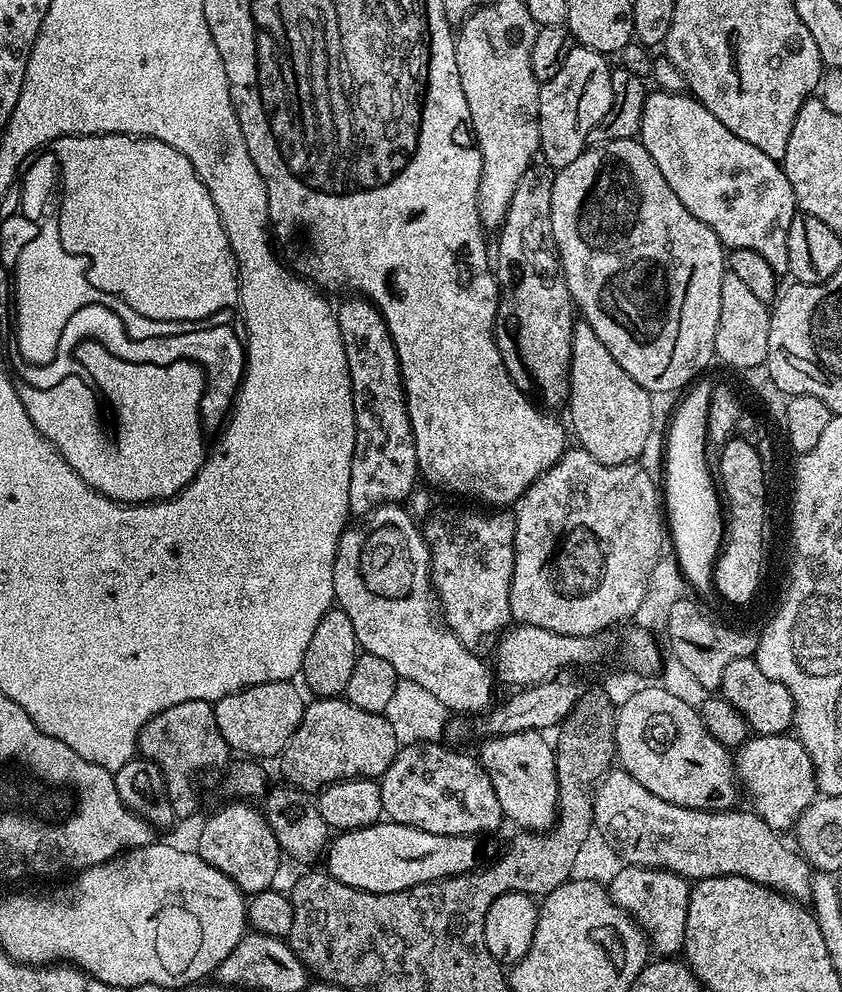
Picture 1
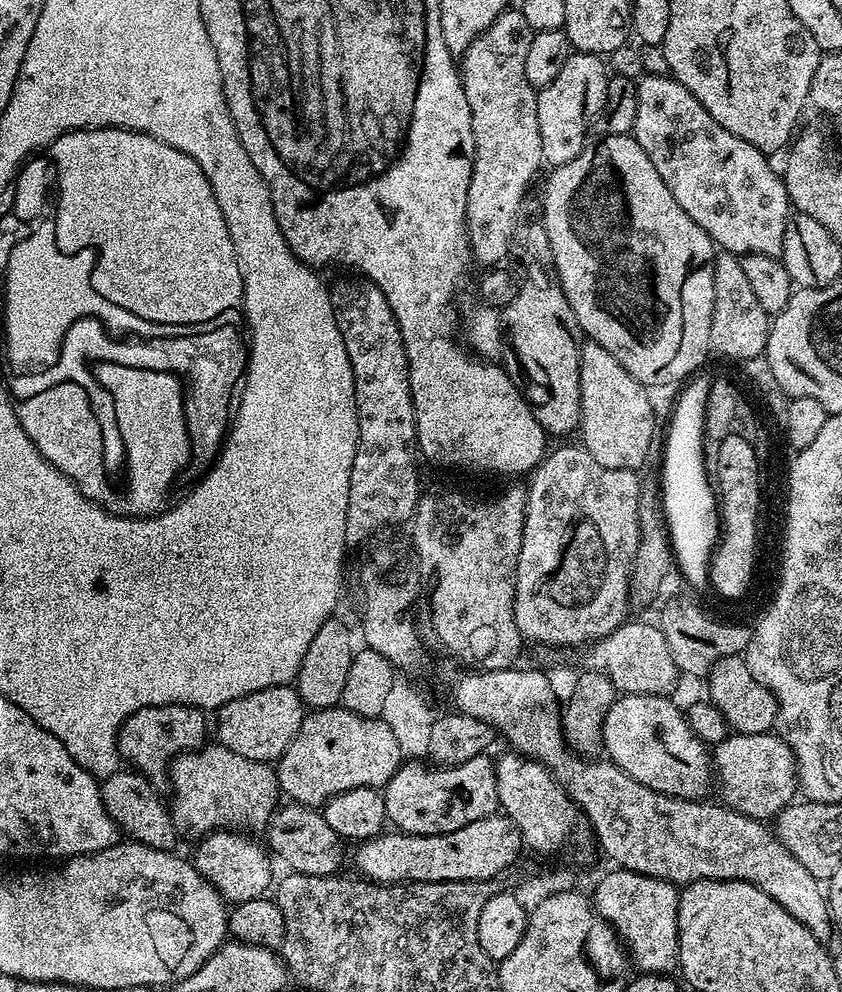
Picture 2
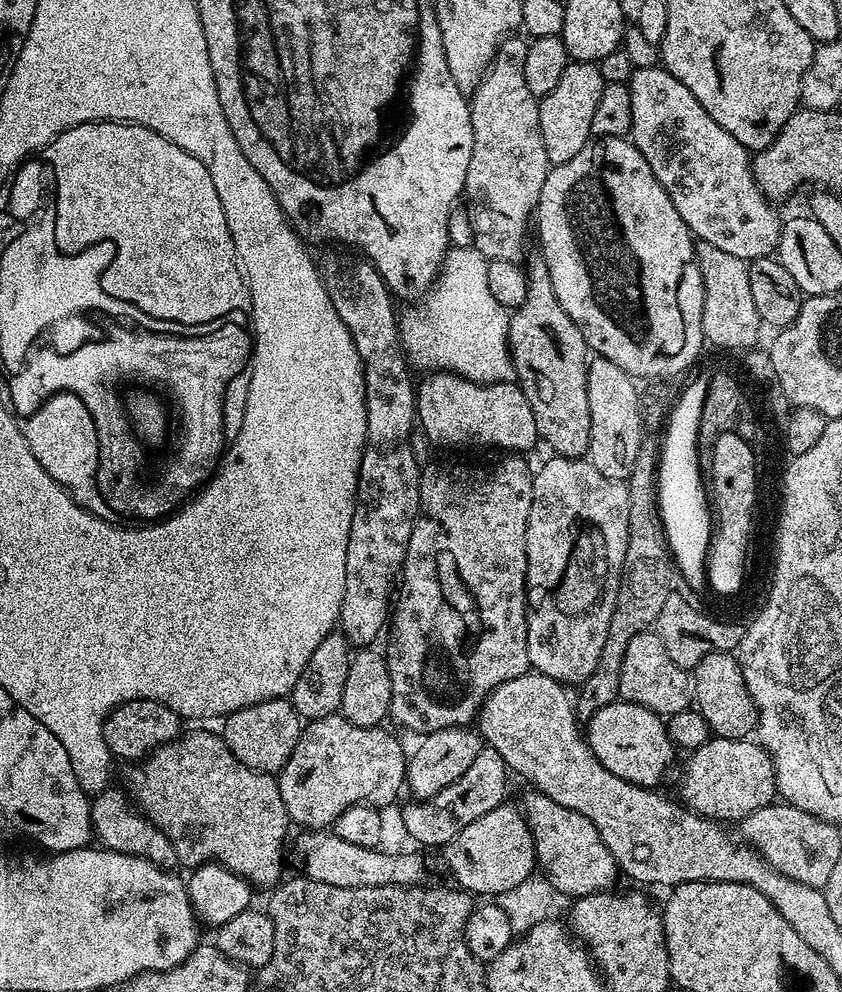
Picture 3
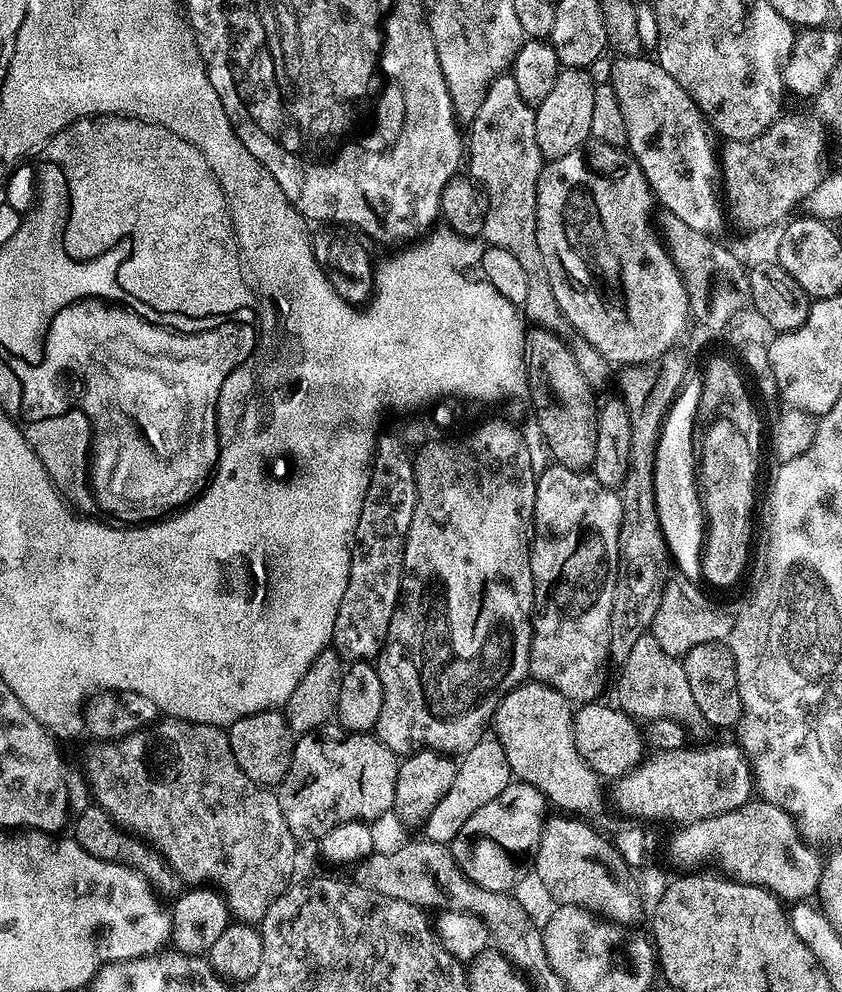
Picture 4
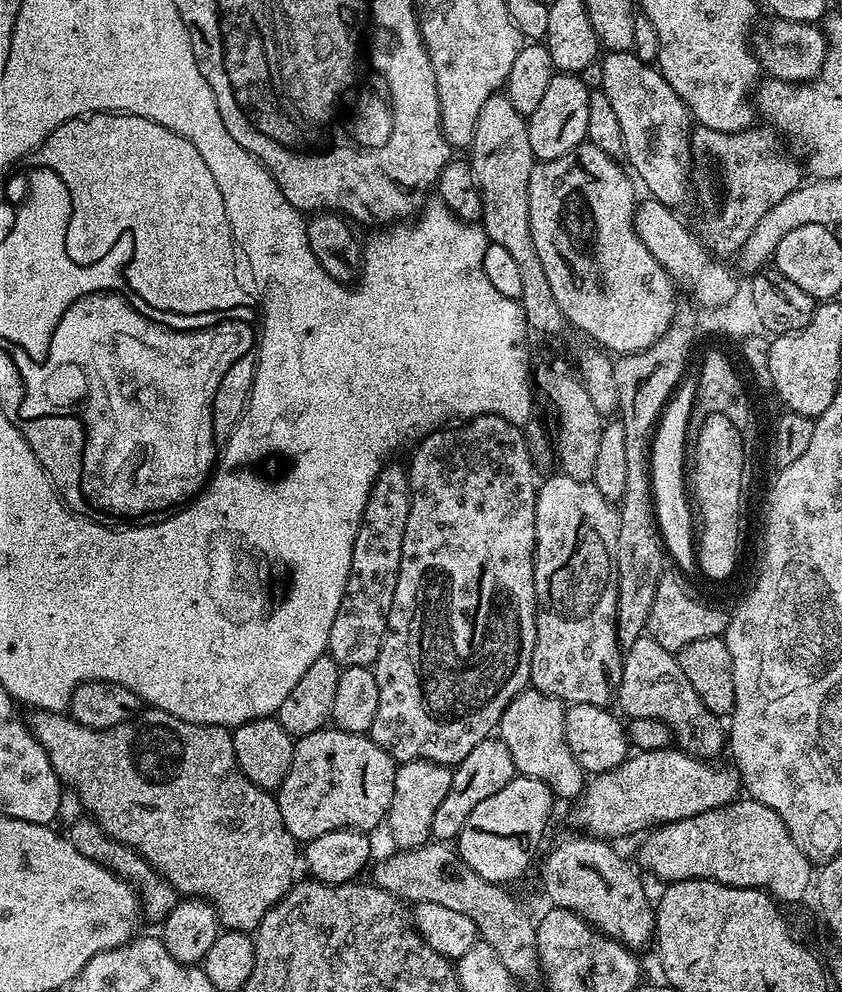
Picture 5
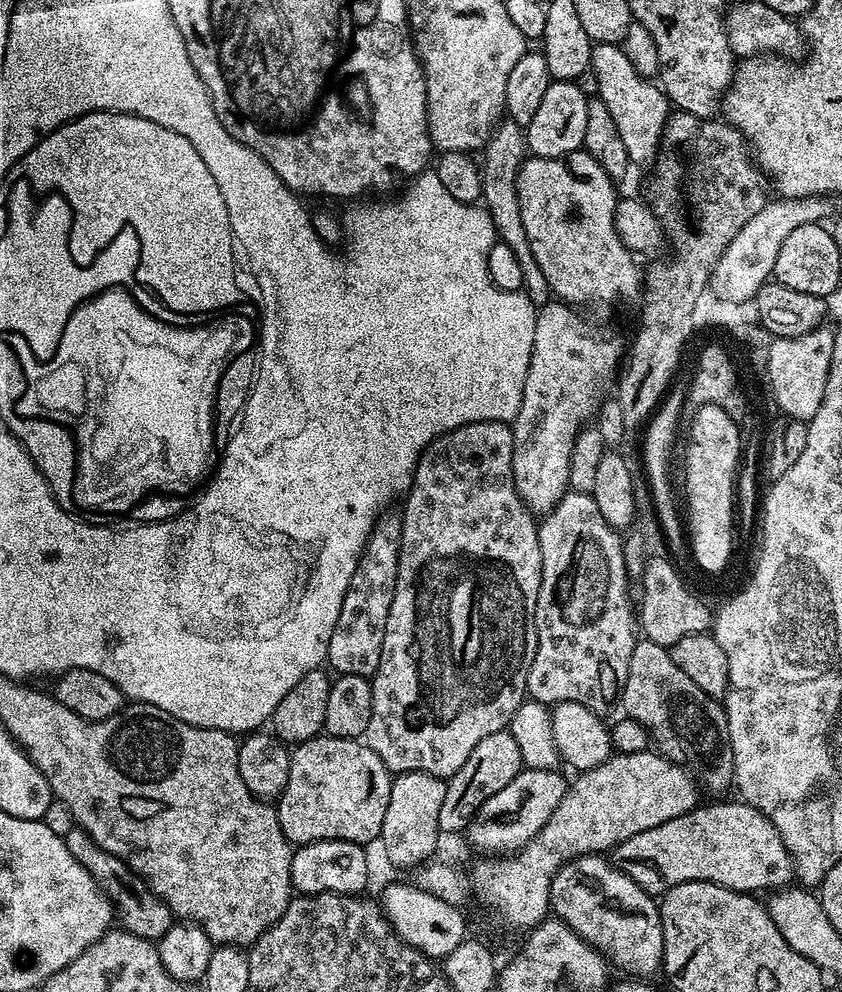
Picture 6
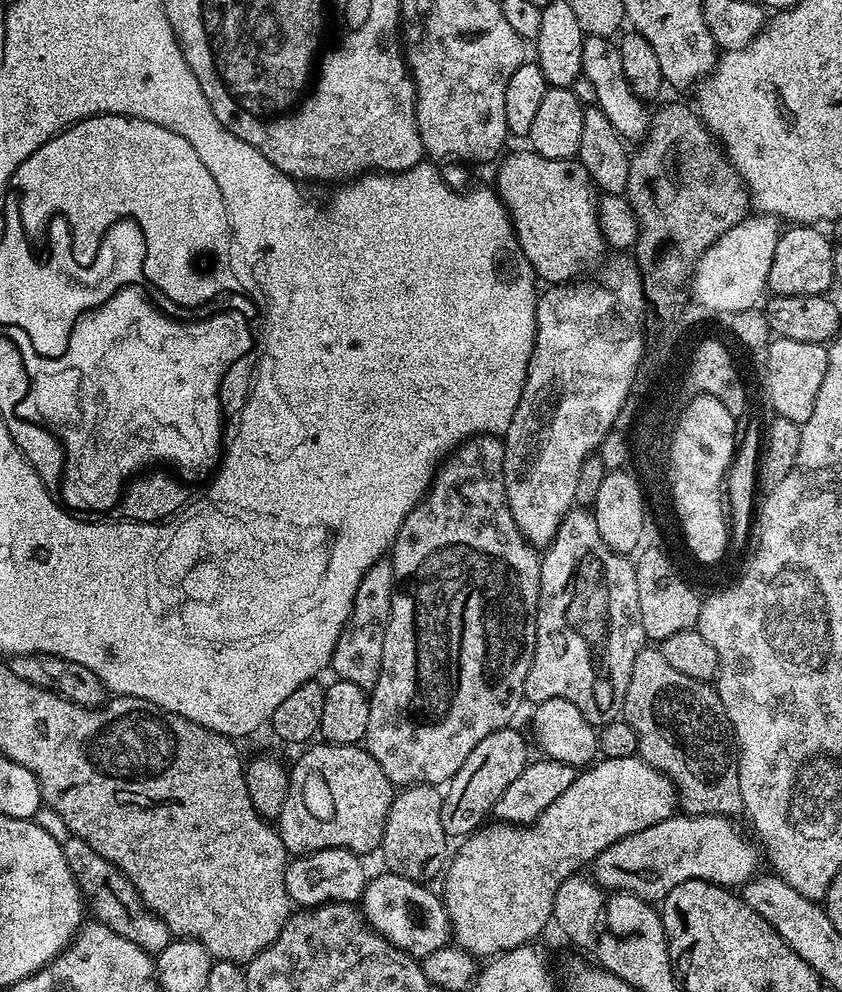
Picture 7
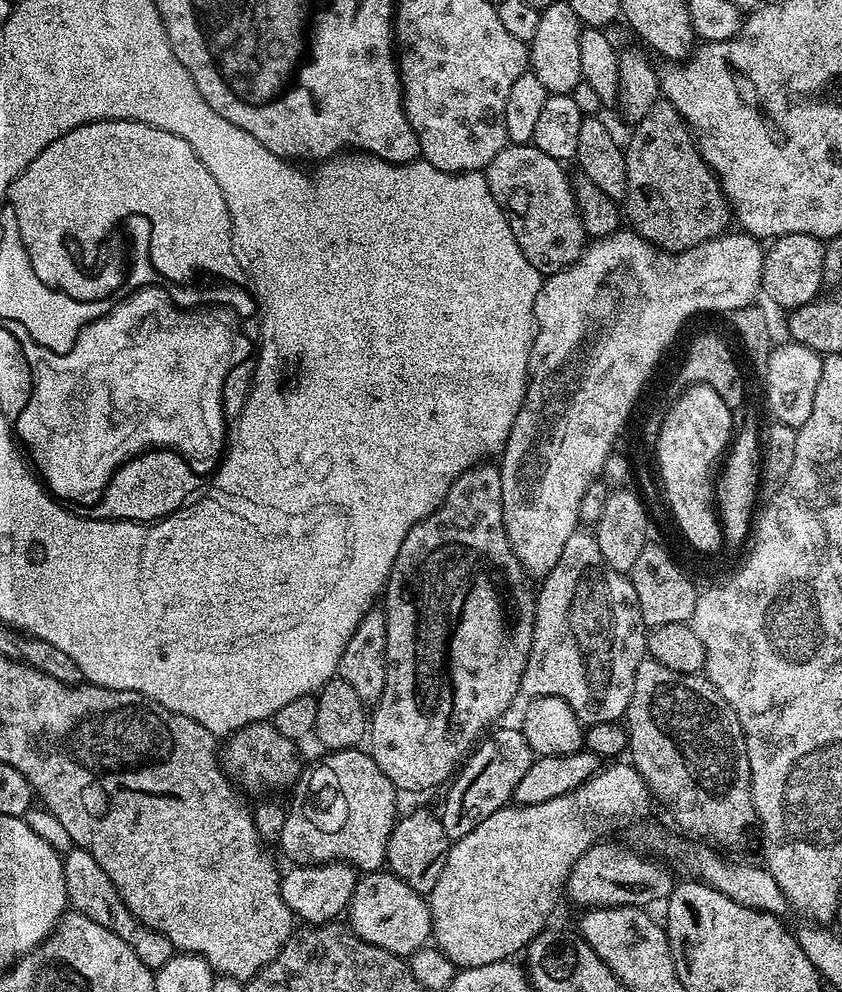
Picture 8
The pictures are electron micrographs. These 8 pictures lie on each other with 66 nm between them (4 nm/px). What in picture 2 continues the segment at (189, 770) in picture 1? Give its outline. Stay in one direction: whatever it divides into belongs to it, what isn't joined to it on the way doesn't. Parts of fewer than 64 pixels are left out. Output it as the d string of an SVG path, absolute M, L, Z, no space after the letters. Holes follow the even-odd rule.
M152 704L149 708L143 708L137 712L133 712L130 718L126 718L126 722L120 727L120 754L125 761L128 760L133 769L139 770L143 775L152 781L153 785L167 785L170 780L170 765L173 760L182 752L190 752L199 749L205 743L206 737L209 735L210 724L204 721L205 713L199 708L191 708L185 704Z

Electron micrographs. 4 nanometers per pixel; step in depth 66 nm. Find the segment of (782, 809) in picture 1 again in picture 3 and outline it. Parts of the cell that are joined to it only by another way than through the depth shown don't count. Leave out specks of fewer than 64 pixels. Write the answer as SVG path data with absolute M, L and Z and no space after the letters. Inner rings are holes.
M709 738L705 744L691 749L684 773L680 776L680 796L685 808L717 822L739 822L754 810L773 803L776 791L776 775L772 759L755 739Z

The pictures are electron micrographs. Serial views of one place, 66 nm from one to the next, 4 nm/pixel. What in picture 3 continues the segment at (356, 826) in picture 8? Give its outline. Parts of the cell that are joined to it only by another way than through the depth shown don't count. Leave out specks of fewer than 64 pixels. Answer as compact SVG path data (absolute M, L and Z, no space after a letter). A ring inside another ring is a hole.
M339 714L307 721L301 727L294 754L290 754L286 766L278 773L282 802L286 802L289 821L293 825L301 824L299 827L304 830L324 830L355 804L371 804L373 808L384 810L387 804L394 803L400 788L402 792L405 787L408 762L406 748L404 752L403 746L386 729L384 726L354 726L354 722Z

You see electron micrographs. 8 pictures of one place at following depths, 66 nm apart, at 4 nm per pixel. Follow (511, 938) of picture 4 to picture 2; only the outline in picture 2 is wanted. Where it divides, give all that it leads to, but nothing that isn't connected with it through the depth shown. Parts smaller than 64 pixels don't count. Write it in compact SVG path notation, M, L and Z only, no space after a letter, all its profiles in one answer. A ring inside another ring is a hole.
M285 803L277 807L276 813L272 815L272 821L266 829L267 836L267 847L279 863L281 860L288 867L285 869L311 876L335 876L341 871L340 863L344 860L345 845L340 835L330 830L330 822L326 822L323 811L301 804Z

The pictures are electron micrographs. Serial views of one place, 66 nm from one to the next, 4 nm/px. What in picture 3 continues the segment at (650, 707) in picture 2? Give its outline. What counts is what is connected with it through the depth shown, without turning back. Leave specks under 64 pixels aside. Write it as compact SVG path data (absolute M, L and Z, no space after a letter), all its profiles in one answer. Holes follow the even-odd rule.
M619 698L587 717L586 739L594 758L598 758L598 762L602 762L610 774L618 774L618 778L631 784L640 784L643 788L655 789L656 783L667 774L672 759L678 755L668 737L668 725L661 717L646 706Z

